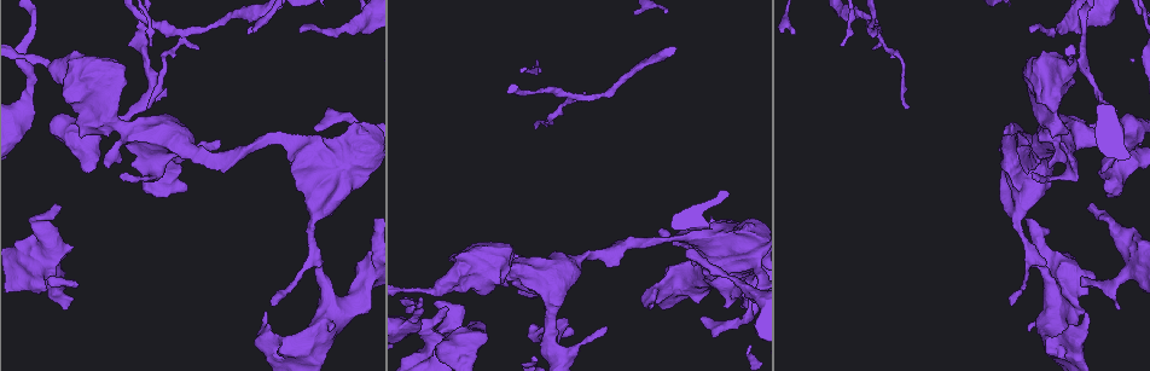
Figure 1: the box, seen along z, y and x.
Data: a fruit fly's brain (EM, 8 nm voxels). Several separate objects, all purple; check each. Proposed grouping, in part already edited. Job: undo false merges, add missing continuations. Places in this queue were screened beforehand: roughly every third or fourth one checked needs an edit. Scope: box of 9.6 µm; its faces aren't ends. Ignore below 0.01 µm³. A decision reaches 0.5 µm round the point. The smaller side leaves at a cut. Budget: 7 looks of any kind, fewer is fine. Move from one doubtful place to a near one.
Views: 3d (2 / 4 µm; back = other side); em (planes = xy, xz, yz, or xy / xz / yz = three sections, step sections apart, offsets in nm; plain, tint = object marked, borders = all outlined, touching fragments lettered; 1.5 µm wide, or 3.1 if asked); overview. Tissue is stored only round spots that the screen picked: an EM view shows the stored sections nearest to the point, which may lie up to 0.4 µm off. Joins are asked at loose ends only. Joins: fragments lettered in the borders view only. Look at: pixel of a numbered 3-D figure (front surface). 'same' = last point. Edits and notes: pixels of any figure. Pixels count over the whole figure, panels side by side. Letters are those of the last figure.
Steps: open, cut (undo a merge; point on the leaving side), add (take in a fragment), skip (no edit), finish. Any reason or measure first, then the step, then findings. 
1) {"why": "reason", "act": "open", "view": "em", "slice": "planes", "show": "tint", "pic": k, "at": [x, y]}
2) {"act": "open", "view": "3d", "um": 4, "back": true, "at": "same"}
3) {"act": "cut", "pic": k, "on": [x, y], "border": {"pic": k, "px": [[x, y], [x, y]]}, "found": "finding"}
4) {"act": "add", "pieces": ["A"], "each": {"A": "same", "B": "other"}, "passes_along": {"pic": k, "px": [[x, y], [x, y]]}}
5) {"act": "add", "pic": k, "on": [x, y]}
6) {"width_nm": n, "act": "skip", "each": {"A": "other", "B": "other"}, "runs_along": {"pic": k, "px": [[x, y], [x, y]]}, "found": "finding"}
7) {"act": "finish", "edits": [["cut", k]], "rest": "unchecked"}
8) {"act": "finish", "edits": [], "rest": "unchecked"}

{"act": "open", "view": "3d", "um": 4, "pic": 1, "at": [725, 306]}

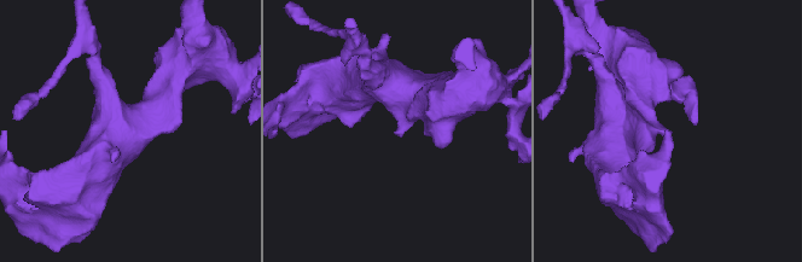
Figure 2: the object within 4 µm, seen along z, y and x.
{"act": "open", "view": "em", "slice": "planes", "show": "borders", "pic": 2, "at": [396, 133]}

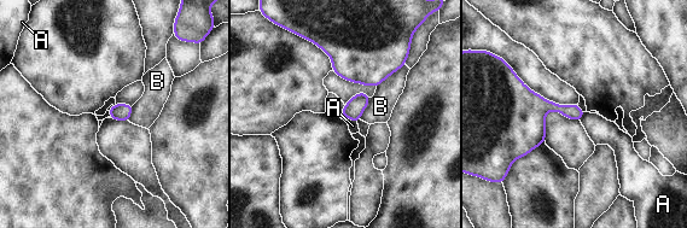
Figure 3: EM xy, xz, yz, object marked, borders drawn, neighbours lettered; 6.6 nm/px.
{"act": "skip", "each": {"A": "other", "B": "other"}, "border": {"pic": 3, "px": [[339, 114], [356, 123]]}, "found": "none of them fits"}

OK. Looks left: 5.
{"act": "open", "view": "em", "slice": "yz", "step": 8, "show": "tint", "pic": 1, "at": [688, 250]}

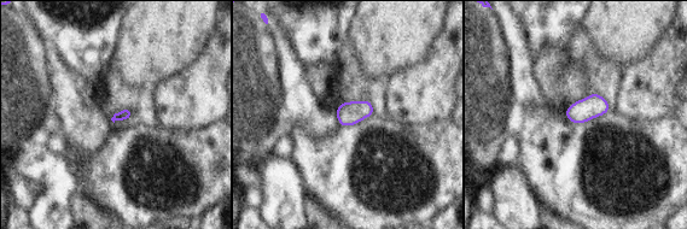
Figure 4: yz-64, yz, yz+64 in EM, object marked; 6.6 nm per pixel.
{"why": "cut it another way", "act": "open", "view": "em", "slice": "planes", "show": "borders", "at": "same"}

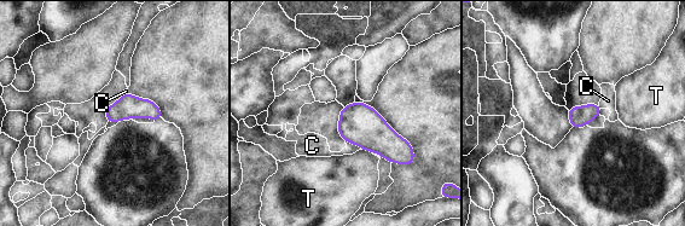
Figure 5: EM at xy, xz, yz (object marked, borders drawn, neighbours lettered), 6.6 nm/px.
{"act": "skip", "each": {"C": "other", "T": "other"}, "border": {"pic": 5, "px": [[346, 140], [360, 148]]}, "found": "no lettered fragment goes on from it"}

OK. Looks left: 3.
{"why": "an open end", "act": "open", "view": "3d", "um": 4, "pic": 1, "at": [905, 106]}

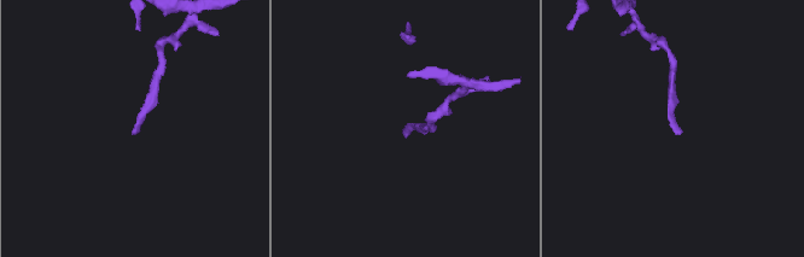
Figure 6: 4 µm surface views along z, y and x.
{"why": "need the tissue", "act": "open", "view": "em", "slice": "planes", "show": "borders", "pic": 6, "at": [405, 132]}

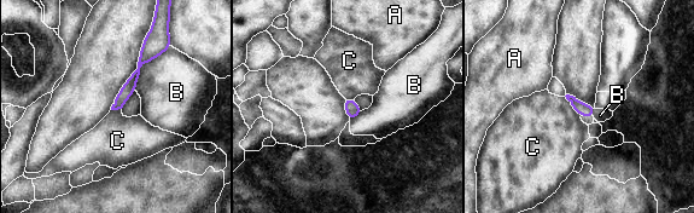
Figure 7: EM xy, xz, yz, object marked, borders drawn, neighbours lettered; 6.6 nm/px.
{"act": "skip", "each": {"A": "other", "B": "other", "C": "other"}, "found": "no lettered fragment goes on from it"}

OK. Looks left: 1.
{"act": "finish", "edits": [], "rest": "unchecked"}

